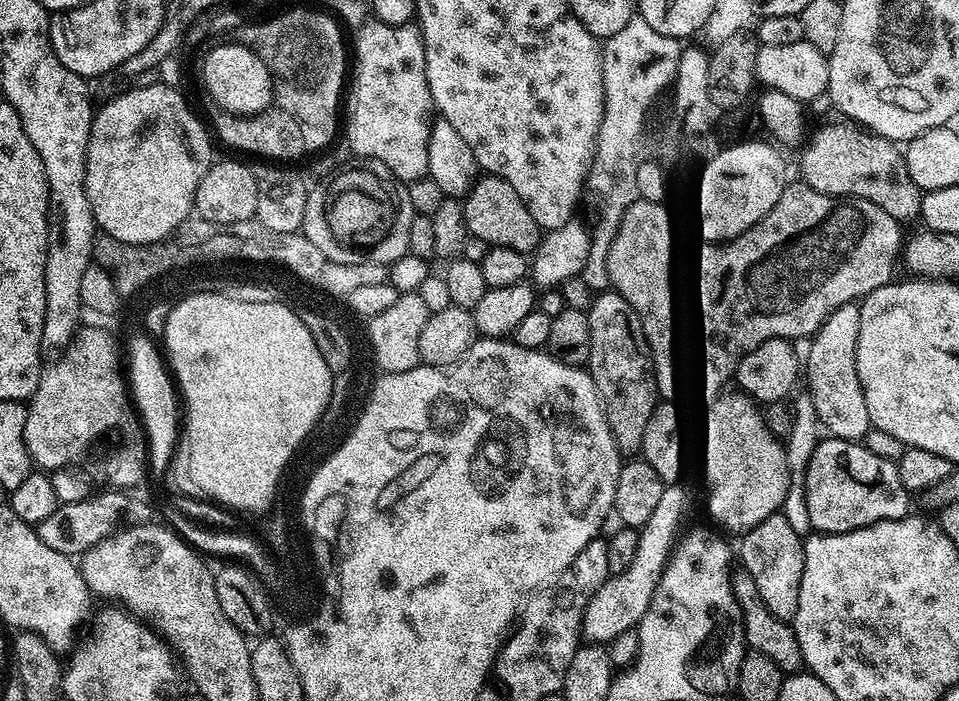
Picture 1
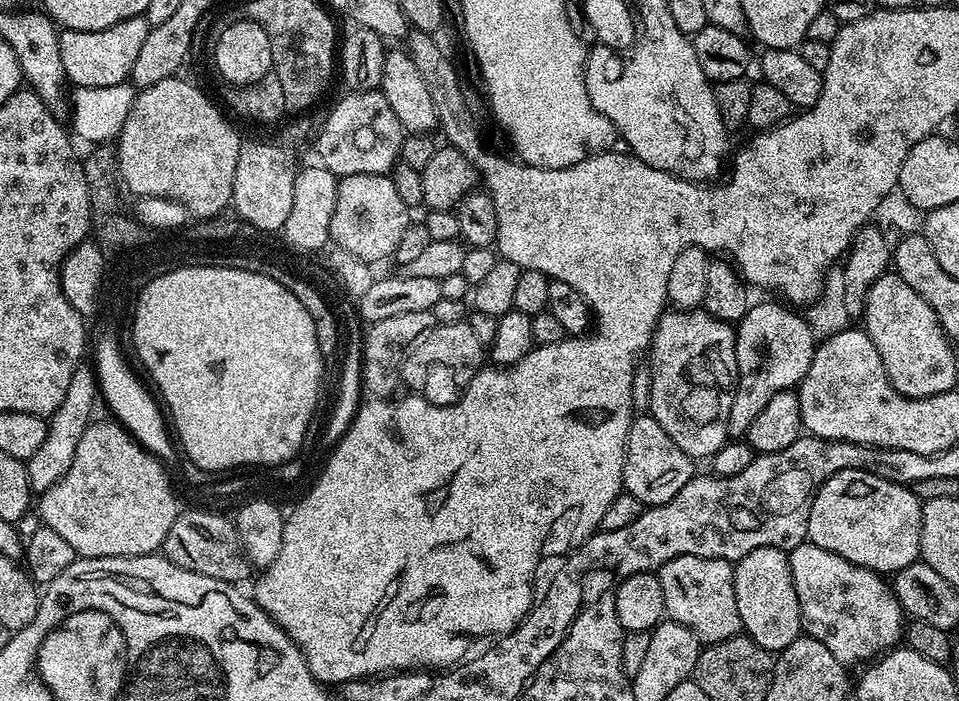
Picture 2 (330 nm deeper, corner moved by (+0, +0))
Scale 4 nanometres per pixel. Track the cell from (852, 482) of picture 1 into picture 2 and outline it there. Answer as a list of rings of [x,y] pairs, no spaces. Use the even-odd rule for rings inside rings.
[[[843,468],[842,471],[834,473],[813,496],[808,506],[807,539],[822,546],[822,550],[838,554],[838,558],[846,558],[846,562],[854,562],[854,566],[869,568],[871,572],[894,574],[921,559],[920,539],[924,506],[921,497],[916,497],[912,492],[915,491],[907,484],[890,482],[862,468]]]

